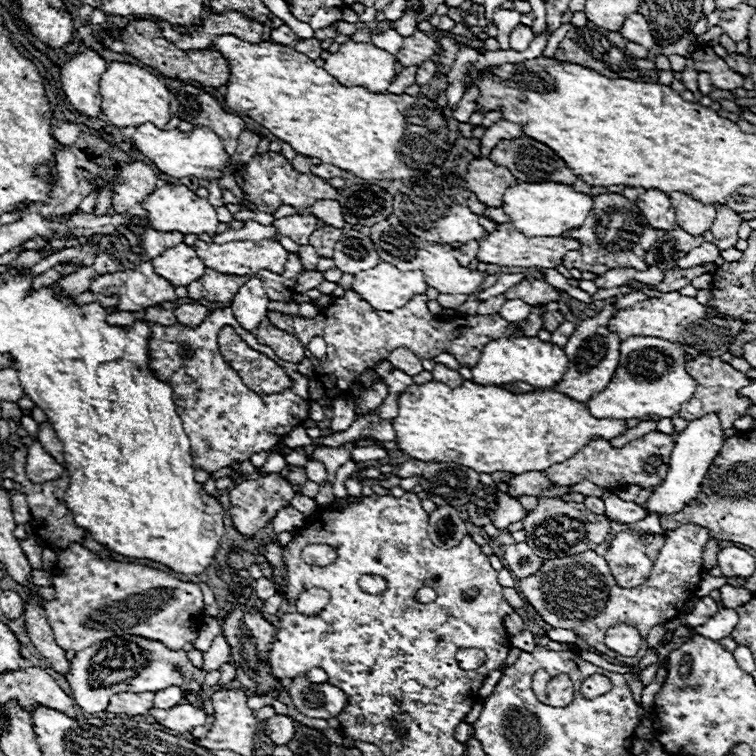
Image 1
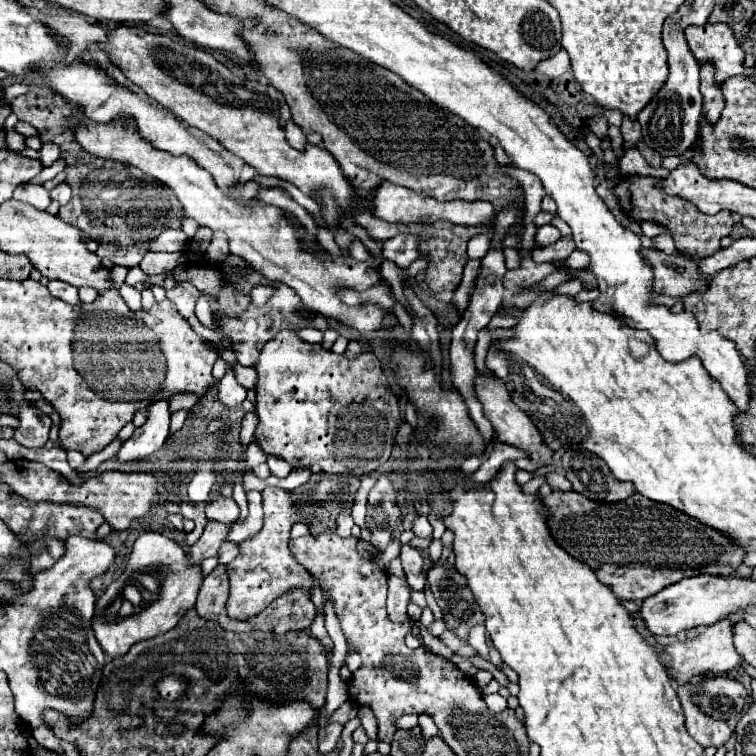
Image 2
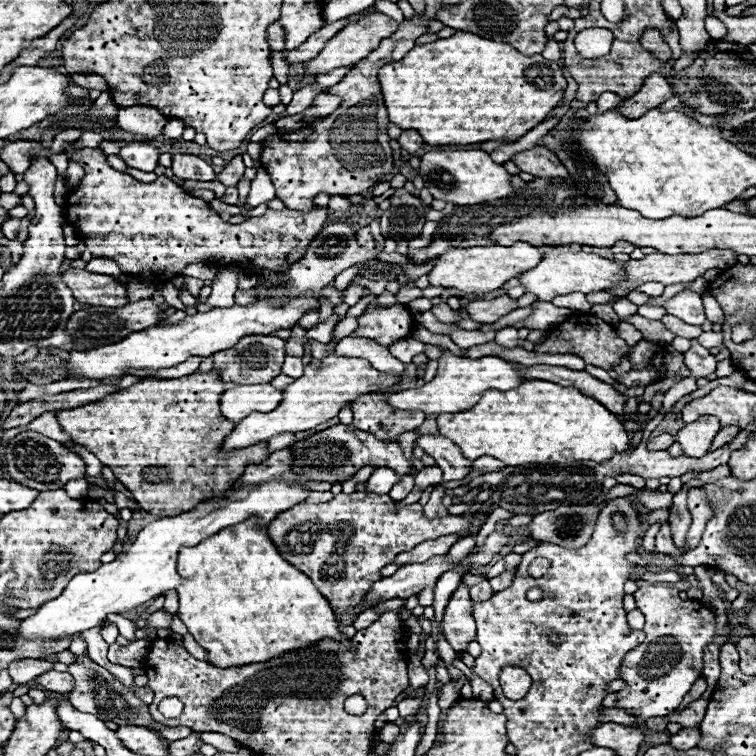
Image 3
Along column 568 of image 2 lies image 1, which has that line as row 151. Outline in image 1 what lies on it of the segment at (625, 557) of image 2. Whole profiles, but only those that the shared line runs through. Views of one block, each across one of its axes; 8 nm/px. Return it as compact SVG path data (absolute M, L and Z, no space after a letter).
M512 138L512 140L500 140L496 148L488 154L488 158L494 164L510 168L510 172L520 182L562 182L562 184L574 184L576 176L566 166L566 162L552 152L546 144L536 142L534 138Z

